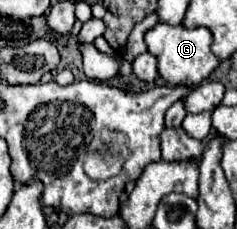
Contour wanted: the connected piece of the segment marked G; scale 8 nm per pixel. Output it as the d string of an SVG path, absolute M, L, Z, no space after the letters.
M157 23L151 31L145 35L145 43L149 47L149 53L157 57L159 65L157 71L159 75L169 83L169 85L185 85L185 87L195 87L203 79L207 79L219 65L219 59L211 53L211 33L205 27L197 29L185 29L183 25L165 25Z

